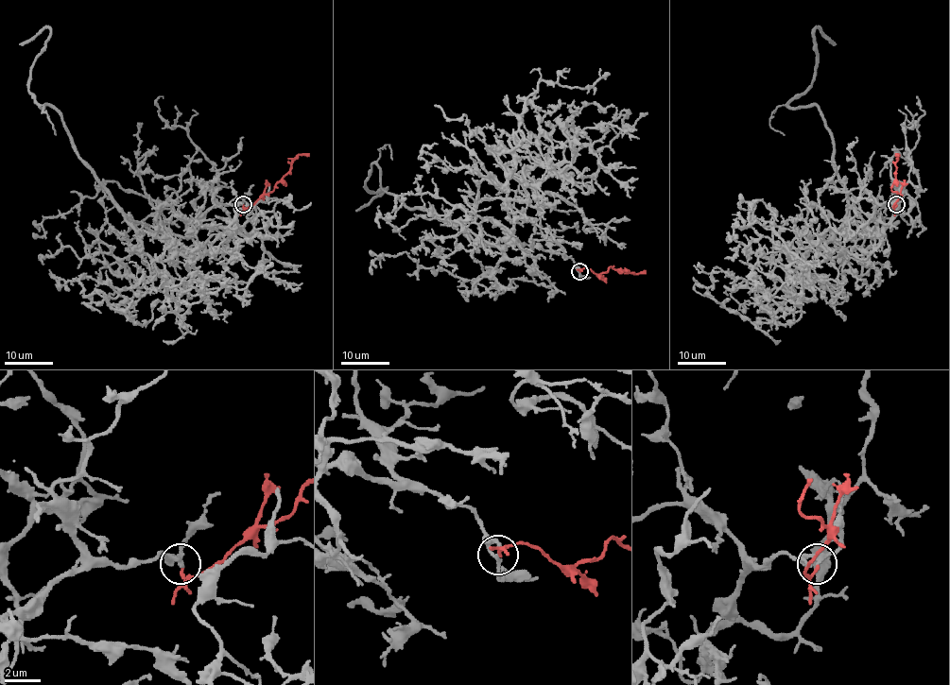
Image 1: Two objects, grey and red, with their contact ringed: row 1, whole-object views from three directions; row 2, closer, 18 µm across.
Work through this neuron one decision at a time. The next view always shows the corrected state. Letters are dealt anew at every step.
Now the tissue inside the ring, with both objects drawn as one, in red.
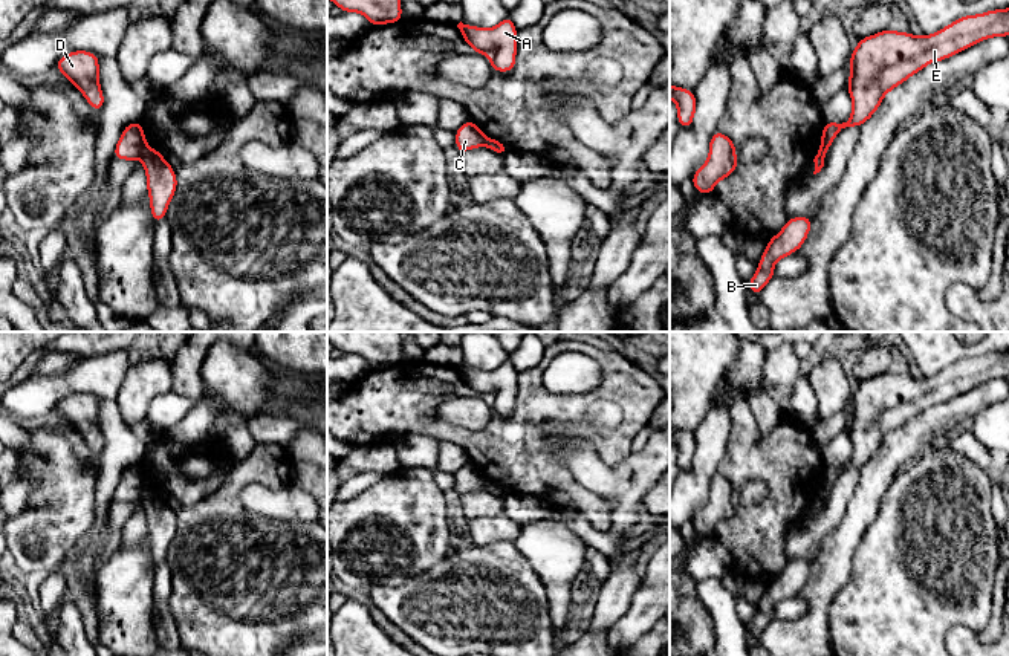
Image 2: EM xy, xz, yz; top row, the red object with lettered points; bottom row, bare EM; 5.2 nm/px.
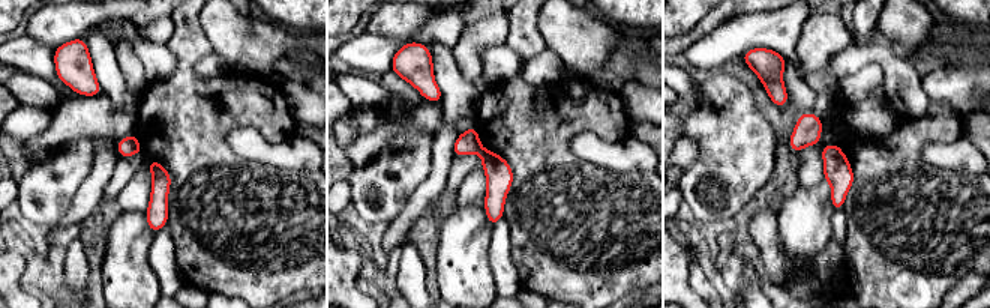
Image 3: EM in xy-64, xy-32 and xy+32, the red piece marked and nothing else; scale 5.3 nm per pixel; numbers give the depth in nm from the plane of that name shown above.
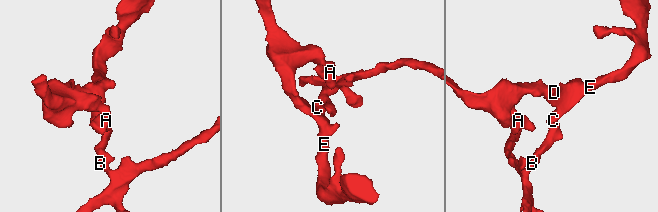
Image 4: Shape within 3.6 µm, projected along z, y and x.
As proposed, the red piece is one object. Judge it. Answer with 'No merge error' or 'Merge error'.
Merge error

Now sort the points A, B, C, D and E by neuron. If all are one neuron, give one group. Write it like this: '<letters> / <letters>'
A C D E / B

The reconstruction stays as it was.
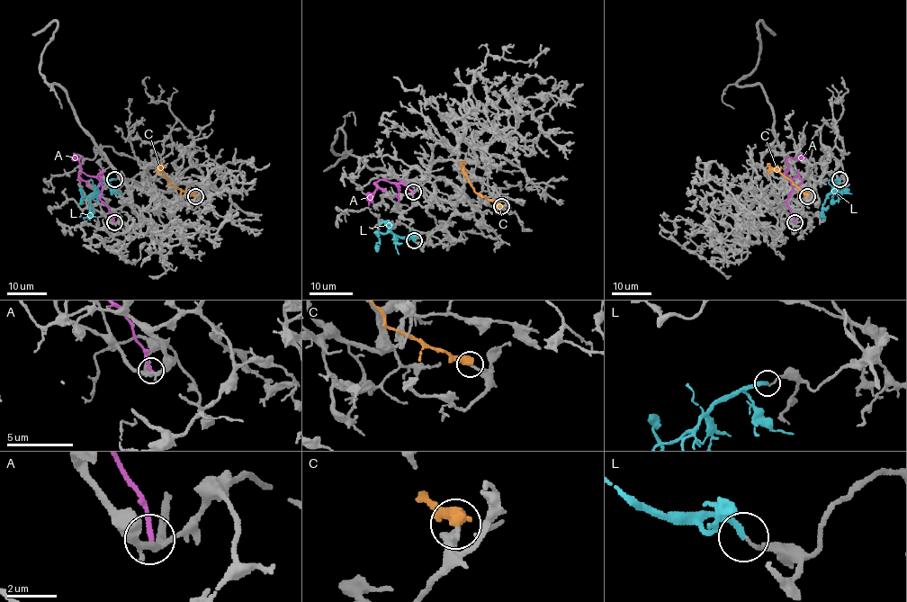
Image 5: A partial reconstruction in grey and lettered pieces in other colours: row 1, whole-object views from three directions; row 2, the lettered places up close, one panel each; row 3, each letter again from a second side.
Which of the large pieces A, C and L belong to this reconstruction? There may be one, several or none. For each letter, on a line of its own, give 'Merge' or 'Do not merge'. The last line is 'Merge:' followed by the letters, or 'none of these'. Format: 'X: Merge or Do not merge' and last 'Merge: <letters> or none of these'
A: Do not merge
C: Do not merge
L: Do not merge
Merge: none of these

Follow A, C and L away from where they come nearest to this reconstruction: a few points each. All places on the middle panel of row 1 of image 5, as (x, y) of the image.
A: (413, 193), (407, 185), (399, 184), (399, 190), (393, 183), (380, 179), (375, 183), (377, 189), (369, 205)
C: (502, 206), (481, 197), (474, 190), (462, 166), (464, 162)
L: (414, 240), (398, 238), (390, 232), (377, 233), (380, 240), (376, 251)

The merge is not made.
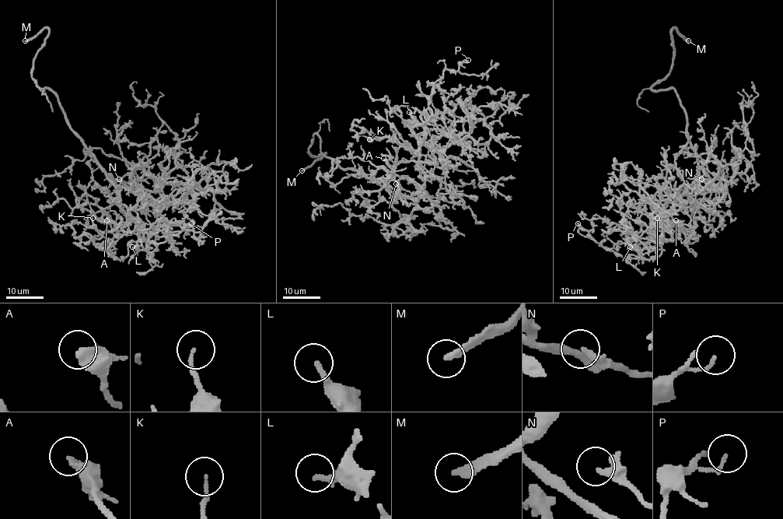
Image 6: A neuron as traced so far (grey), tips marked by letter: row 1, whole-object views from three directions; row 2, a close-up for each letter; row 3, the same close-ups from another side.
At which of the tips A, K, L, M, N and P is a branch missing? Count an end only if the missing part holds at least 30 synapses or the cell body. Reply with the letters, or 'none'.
L, M, N

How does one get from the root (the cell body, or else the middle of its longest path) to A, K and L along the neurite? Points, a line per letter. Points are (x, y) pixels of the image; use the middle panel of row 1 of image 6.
A: (388, 174), (393, 170), (393, 178), (396, 180), (403, 176), (397, 175), (383, 158)
K: (388, 174), (393, 168), (396, 150), (402, 146), (409, 148), (387, 137), (374, 137), (369, 139)
L: (388, 174), (393, 168), (396, 150), (403, 146), (410, 148), (415, 153), (424, 137), (424, 126), (409, 112)

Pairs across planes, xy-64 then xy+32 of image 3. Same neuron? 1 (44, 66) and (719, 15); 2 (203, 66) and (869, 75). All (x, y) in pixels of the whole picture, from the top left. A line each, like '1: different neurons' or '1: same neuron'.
1: different neurons
2: same neuron

